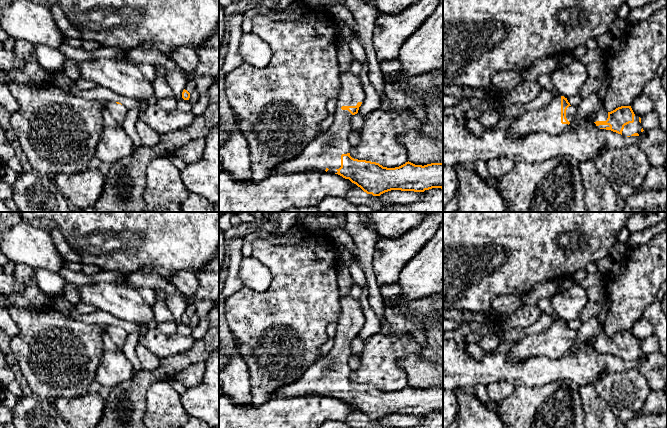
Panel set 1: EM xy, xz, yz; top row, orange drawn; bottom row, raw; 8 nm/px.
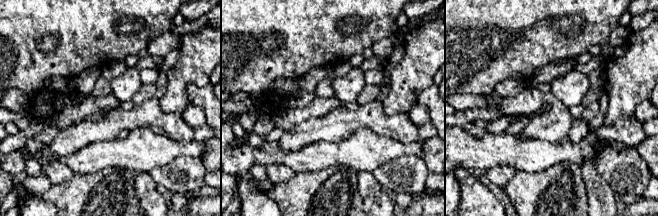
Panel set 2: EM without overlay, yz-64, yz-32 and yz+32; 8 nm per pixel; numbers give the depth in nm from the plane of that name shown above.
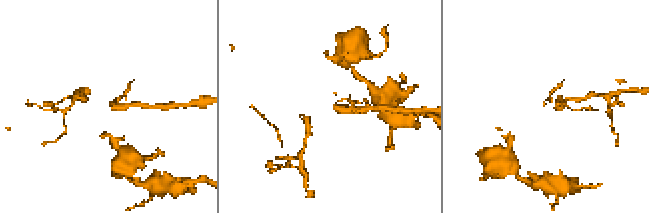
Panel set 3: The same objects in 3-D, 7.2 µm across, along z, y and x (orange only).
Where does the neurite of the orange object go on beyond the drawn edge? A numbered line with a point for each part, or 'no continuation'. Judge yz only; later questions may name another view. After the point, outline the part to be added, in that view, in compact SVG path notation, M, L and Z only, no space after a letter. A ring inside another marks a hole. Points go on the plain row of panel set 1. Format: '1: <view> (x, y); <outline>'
1: yz (547, 344); M554 317L553 323L544 332L529 335L506 352L511 362L520 362L531 357L558 359L568 353L561 347L561 319Z

